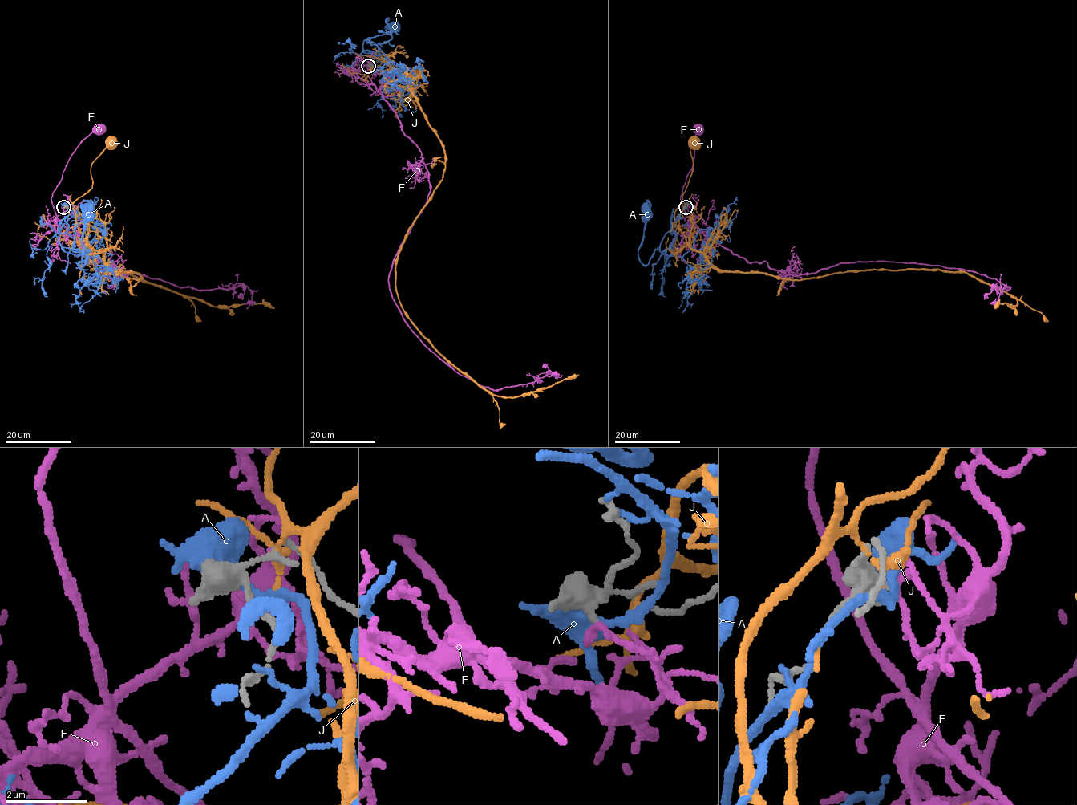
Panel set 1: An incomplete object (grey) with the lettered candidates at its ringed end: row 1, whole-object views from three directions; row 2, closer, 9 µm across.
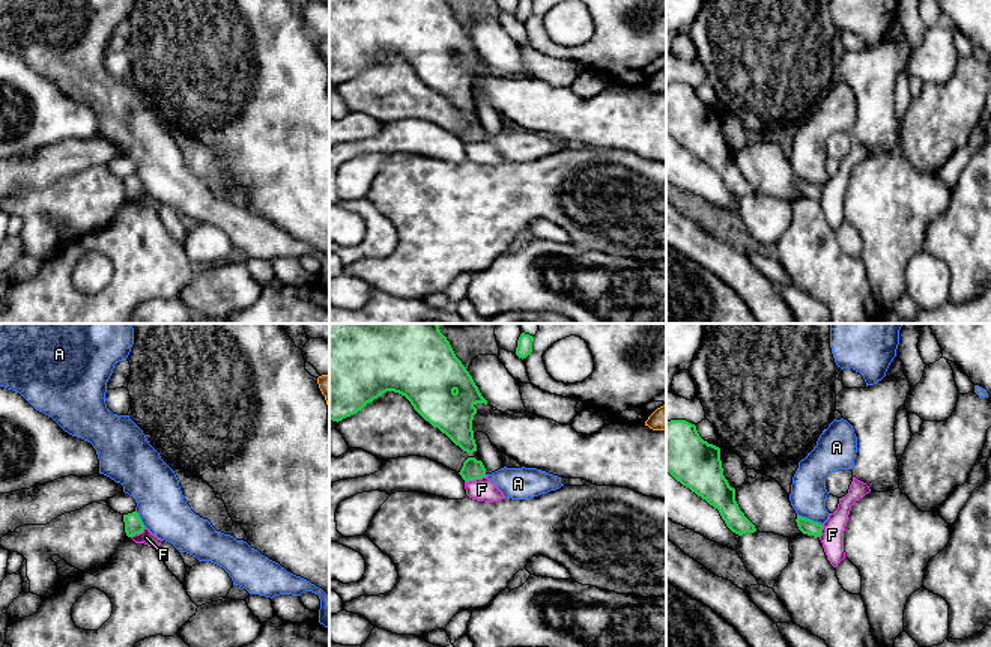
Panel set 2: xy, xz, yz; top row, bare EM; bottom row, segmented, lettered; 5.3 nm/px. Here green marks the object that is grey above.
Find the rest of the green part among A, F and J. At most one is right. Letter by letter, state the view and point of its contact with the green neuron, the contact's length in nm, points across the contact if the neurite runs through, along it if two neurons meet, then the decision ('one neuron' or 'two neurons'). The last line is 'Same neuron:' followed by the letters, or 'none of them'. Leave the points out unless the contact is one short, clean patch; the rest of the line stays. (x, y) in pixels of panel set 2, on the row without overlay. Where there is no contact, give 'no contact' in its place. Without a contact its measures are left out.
A: meets green in yz at (809, 182); contact 150 nm long; border along yz (797, 176), (821, 188); two neurons
F: meets green in xz at (475, 142); contact 120 nm long; border along xz (486, 139), (465, 145); two neurons
J: no contact; two neurons
Same neuron: none of them

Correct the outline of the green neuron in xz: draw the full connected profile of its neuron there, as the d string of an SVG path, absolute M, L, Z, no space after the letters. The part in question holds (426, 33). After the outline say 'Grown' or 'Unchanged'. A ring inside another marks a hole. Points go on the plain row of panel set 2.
M329 0L329 83L341 84L386 54L405 59L414 72L466 116L477 114L472 83L477 66L487 68L447 0Z. Unchanged

